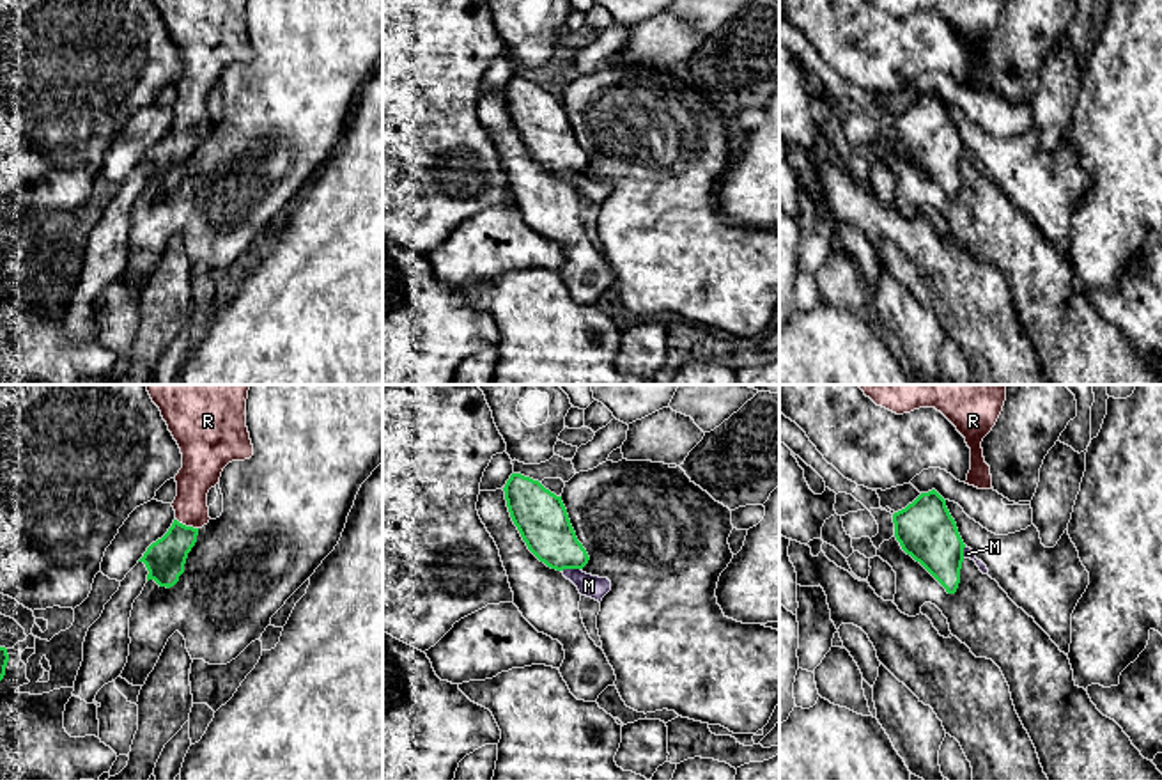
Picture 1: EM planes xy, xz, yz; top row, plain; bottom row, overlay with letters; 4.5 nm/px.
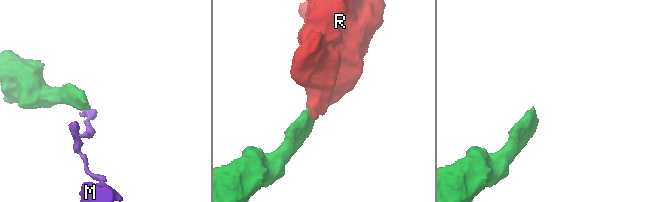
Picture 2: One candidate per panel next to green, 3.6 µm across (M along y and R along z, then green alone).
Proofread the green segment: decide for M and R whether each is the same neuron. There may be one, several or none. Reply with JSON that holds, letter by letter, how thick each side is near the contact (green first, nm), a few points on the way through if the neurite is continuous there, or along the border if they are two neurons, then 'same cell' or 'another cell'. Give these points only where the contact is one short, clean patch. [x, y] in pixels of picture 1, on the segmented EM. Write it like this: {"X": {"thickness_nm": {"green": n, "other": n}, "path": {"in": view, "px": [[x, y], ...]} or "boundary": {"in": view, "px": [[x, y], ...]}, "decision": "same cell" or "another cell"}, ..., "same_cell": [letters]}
{"M": {"thickness_nm": {"green": 240, "other": 100}, "boundary": {"in": "xz", "px": [[580, 568], [565, 568], [562, 571]]}, "decision": "another cell"}, "R": {"thickness_nm": {"green": 180, "other": 170}, "path": {"in": "xy", "px": [[165, 559], [181, 538], [185, 525], [199, 474]]}, "decision": "same cell"}, "same_cell": ["R"]}

